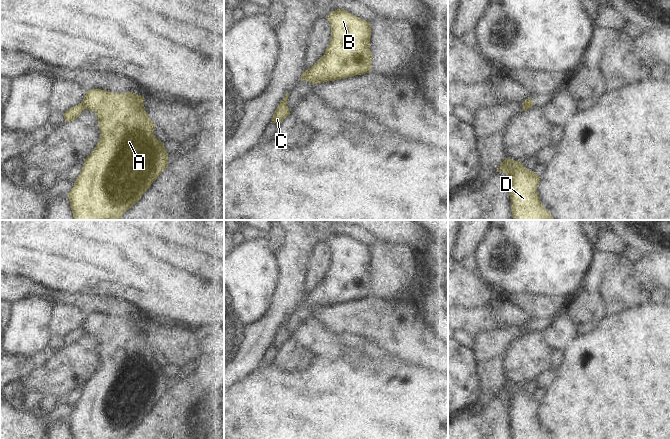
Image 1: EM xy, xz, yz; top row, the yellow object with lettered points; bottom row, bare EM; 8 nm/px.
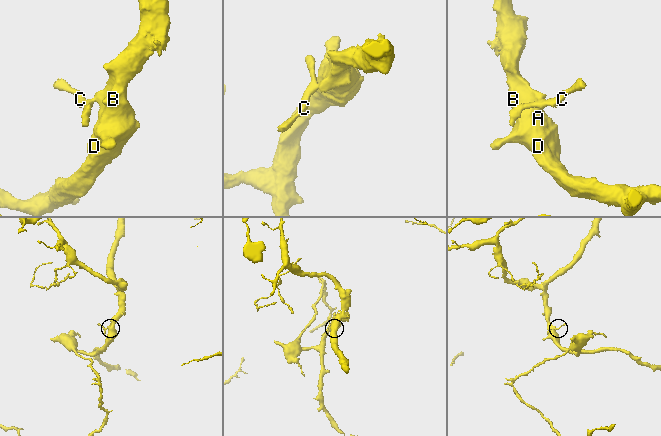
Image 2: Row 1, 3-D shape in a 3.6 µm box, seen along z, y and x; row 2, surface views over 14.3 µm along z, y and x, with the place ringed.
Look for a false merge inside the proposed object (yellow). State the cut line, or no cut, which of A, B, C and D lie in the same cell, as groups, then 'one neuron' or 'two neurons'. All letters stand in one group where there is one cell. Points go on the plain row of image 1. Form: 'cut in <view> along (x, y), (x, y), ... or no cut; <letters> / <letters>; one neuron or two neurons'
cut in xy along (81, 327), (85, 332); A B D / C; two neurons

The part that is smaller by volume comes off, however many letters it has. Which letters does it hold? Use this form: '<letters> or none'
C

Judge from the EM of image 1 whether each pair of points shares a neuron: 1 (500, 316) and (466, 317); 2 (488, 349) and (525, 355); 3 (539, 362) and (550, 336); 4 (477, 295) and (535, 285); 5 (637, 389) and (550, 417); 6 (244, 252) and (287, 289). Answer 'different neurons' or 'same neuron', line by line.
1: same neuron
2: different neurons
3: different neurons
4: different neurons
5: same neuron
6: different neurons

